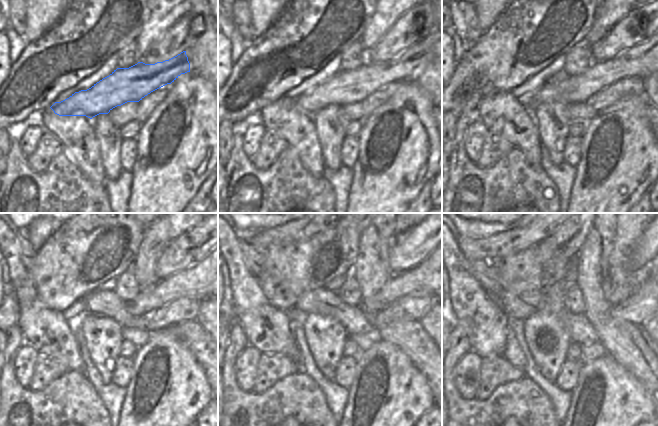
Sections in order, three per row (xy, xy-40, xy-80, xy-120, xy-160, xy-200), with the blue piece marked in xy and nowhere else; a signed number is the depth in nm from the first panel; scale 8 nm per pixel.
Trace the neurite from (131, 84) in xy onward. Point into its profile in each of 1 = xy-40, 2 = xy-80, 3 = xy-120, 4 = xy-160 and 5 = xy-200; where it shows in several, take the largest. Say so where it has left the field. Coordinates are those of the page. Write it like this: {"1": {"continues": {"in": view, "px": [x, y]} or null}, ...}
{"1": {"continues": {"in": "xy-40", "px": [343, 88]}}, "2": {"continues": {"in": "xy-80", "px": [645, 58]}}, "3": {"continues": {"in": "xy-120", "px": [197, 282]}}, "4": {"continues": {"in": "xy-160", "px": [421, 280]}}, "5": {"continues": {"in": "xy-200", "px": [635, 279]}}}

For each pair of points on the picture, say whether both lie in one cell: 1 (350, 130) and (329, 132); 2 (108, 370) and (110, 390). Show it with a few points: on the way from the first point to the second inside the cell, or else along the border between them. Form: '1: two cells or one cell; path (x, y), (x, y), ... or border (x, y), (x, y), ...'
1: two cells; border (344, 127), (346, 135)
2: two cells; border (94, 366), (101, 379), (105, 383), (111, 384)

